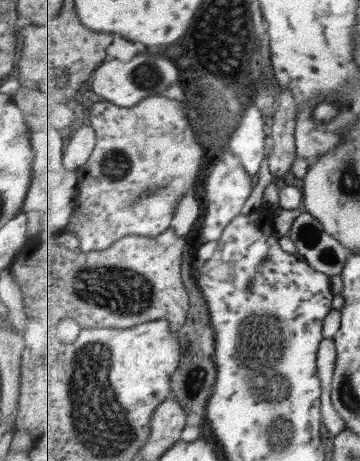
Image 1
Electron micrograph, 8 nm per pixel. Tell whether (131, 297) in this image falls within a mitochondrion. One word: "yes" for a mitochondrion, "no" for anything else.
yes

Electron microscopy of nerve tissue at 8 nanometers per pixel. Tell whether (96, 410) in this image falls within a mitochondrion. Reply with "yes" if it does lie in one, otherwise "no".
yes

